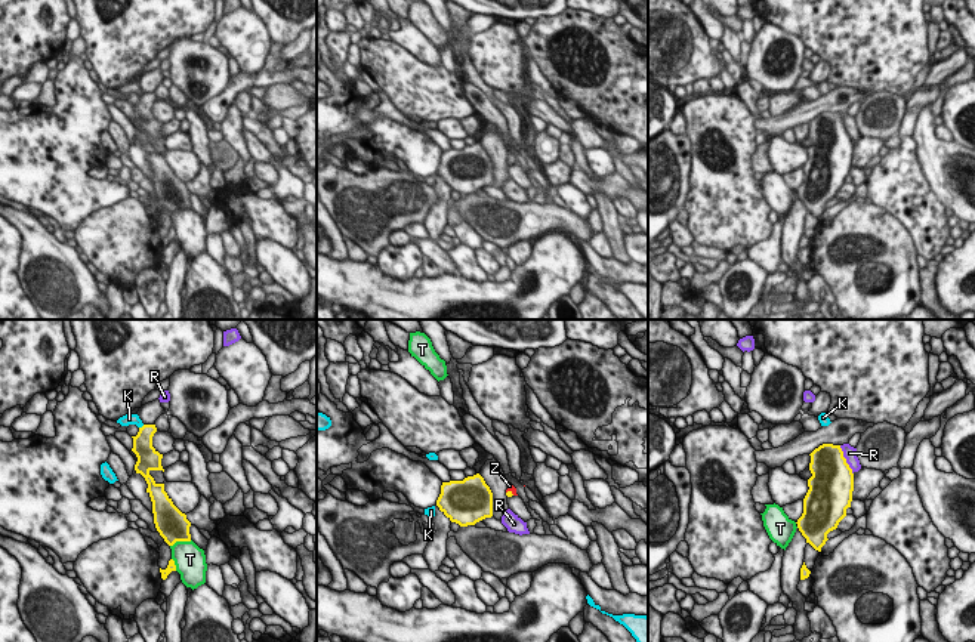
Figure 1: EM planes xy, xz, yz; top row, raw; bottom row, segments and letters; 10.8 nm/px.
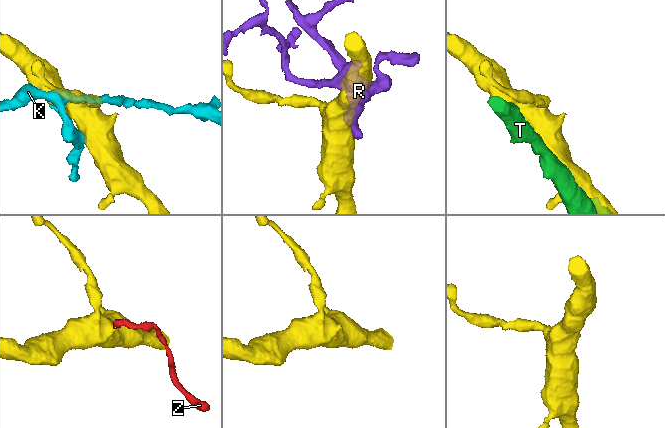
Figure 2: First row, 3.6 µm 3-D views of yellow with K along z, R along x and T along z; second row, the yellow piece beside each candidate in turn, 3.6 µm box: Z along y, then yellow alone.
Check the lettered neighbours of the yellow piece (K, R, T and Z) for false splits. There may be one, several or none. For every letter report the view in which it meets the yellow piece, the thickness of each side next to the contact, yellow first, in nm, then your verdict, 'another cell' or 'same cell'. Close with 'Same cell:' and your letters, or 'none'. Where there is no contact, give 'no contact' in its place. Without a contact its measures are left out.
K: xy | 220/130 nm | another cell
R: yz | 460/160 nm | another cell
T: xy | 340/340 nm | another cell
Z: xz | 60/70 nm | same cell
Same cell: Z

